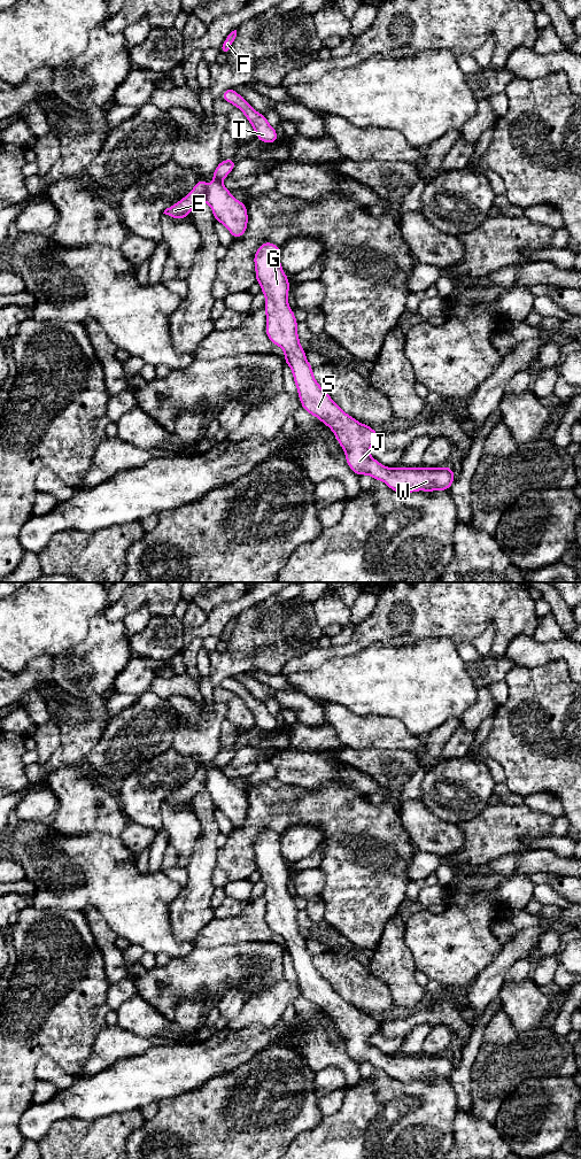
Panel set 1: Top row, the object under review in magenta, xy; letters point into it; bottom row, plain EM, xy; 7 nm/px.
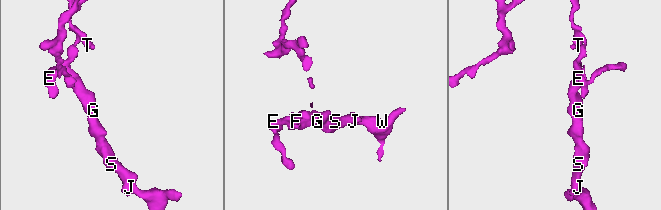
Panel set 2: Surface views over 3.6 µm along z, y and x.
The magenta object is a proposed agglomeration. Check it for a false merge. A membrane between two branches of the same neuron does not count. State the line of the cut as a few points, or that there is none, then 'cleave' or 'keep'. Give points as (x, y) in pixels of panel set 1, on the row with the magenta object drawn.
cut in xy along (207, 185), (203, 199); cleave

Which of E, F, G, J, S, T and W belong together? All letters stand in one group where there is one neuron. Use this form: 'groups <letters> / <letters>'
groups E F T / G J S W

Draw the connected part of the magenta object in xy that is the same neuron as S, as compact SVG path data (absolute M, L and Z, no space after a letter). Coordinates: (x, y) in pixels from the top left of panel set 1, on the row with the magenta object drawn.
M263 242L254 255L256 283L265 295L265 333L282 348L285 364L292 369L302 408L334 433L343 448L347 465L358 477L370 474L401 494L424 490L449 490L455 472L443 468L387 468L370 456L370 448L380 439L371 427L346 414L316 381L305 350L300 346L294 311L288 304L289 279L280 264L280 246Z

